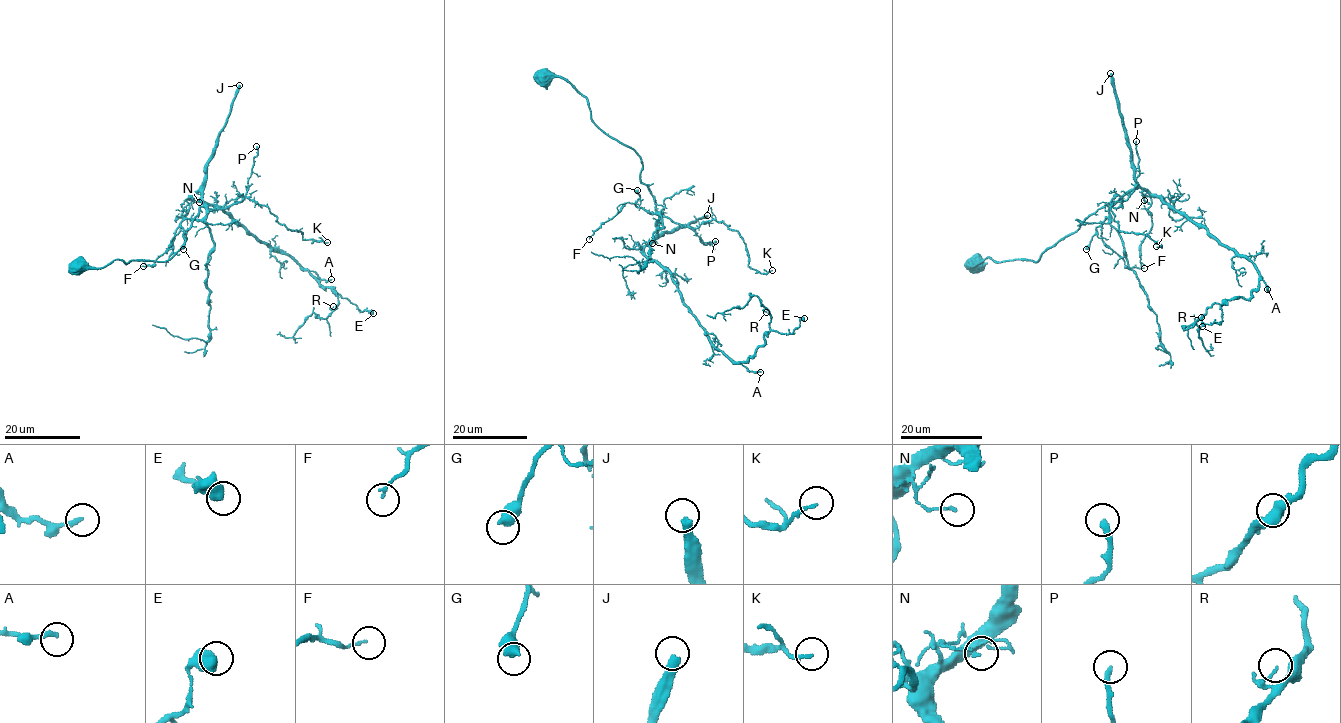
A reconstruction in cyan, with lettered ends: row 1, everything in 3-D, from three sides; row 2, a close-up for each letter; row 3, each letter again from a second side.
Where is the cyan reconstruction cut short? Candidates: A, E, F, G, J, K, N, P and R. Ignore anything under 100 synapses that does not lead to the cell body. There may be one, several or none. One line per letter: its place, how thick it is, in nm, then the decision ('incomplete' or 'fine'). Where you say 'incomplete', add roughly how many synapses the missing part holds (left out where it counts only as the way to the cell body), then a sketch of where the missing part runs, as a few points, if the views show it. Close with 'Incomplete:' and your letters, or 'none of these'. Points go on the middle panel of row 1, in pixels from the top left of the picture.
A: at (760, 372); 200 nm thick; fine
E: at (804, 318); 440 nm thick; fine
F: at (589, 239); 110 nm thick; fine
G: at (637, 190); 550 nm thick; fine
J: at (707, 215); 400 nm thick; incomplete; about 550 synapses
K: at (772, 270); 150 nm thick; fine
N: at (652, 243); 100 nm thick; fine
P: at (715, 241); 260 nm thick; fine
R: at (766, 312); 90 nm thick; fine
Incomplete: J

